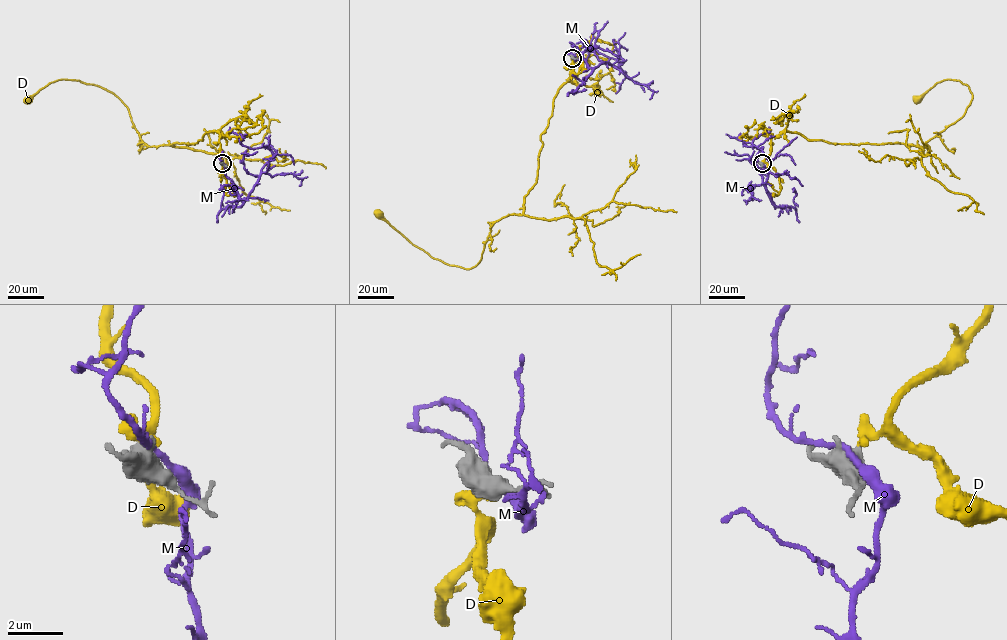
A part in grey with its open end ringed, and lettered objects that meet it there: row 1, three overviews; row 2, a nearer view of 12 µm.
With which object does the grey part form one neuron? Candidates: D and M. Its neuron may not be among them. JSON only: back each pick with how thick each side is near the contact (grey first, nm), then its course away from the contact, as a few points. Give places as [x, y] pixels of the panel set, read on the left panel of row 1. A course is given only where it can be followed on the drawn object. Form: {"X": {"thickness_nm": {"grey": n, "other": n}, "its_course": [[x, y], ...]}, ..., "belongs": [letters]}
{"D": {"thickness_nm": {"grey": 600, "other": 280}, "its_course": [[222, 162], [216, 131], [189, 144], [145, 143], [127, 107], [93, 84], [58, 79], [28, 100]]}, "belongs": ["D"]}

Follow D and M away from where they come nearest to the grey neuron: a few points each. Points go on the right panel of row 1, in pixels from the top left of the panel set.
D: (762, 162), (784, 131), (922, 146), (962, 117), (972, 94), (945, 79), (917, 100)
M: (761, 163), (762, 183), (771, 201), (766, 188), (770, 161), (762, 147), (752, 143), (770, 130), (768, 127)

